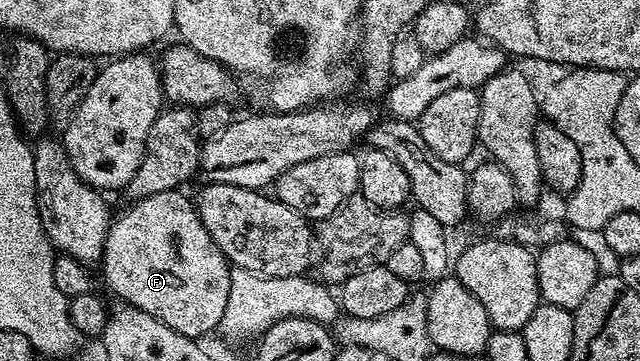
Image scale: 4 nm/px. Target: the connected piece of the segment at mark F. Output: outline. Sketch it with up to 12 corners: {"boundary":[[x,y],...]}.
{"boundary":[[183,191],[113,219],[98,268],[193,338],[224,323],[232,268]]}

